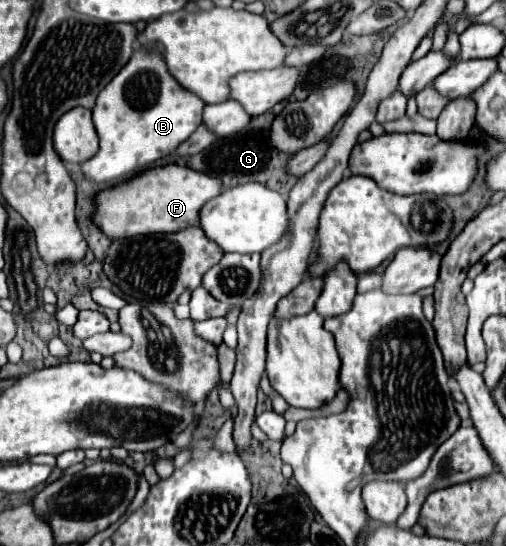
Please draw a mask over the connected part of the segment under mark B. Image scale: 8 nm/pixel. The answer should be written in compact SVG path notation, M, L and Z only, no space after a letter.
M136 49L130 61L126 63L126 67L122 67L122 71L104 87L104 91L96 99L96 105L92 109L92 119L94 119L96 133L100 137L100 149L92 159L80 165L82 175L96 183L108 183L132 175L136 167L144 169L152 165L154 161L166 157L172 149L176 149L184 139L188 139L198 129L202 107L204 103L196 95L190 95L190 91L182 89L172 79L158 51L148 53L144 49Z

